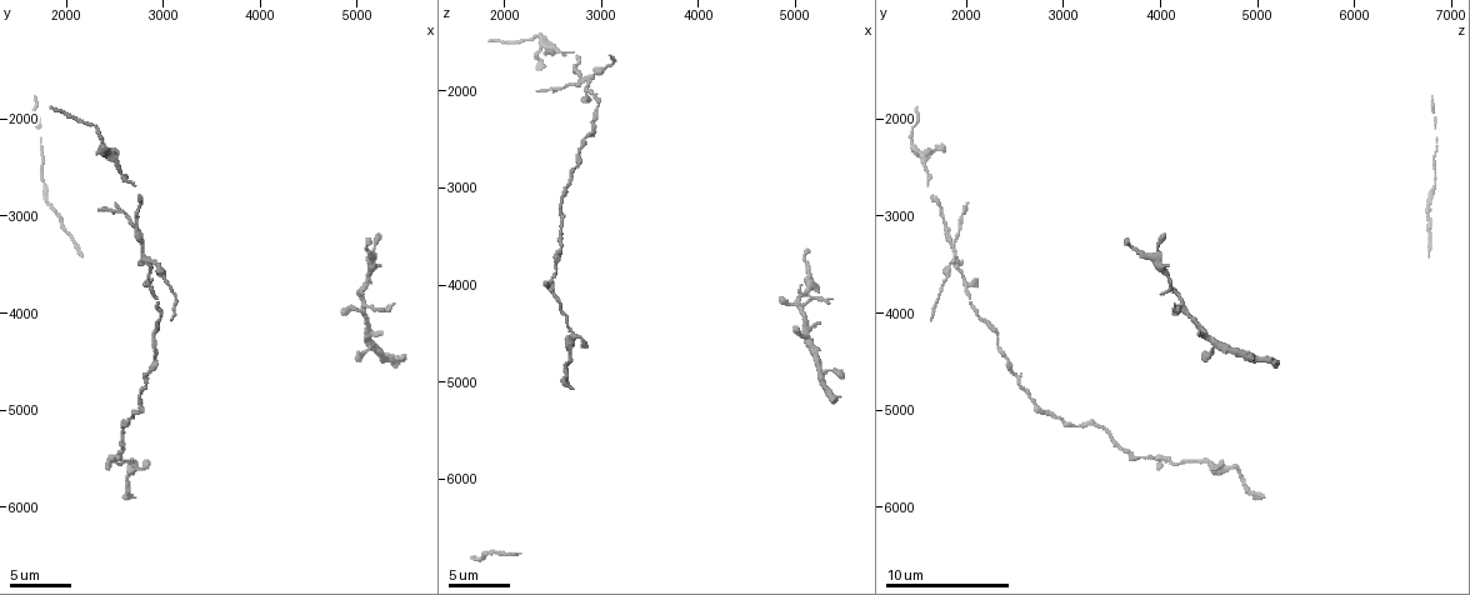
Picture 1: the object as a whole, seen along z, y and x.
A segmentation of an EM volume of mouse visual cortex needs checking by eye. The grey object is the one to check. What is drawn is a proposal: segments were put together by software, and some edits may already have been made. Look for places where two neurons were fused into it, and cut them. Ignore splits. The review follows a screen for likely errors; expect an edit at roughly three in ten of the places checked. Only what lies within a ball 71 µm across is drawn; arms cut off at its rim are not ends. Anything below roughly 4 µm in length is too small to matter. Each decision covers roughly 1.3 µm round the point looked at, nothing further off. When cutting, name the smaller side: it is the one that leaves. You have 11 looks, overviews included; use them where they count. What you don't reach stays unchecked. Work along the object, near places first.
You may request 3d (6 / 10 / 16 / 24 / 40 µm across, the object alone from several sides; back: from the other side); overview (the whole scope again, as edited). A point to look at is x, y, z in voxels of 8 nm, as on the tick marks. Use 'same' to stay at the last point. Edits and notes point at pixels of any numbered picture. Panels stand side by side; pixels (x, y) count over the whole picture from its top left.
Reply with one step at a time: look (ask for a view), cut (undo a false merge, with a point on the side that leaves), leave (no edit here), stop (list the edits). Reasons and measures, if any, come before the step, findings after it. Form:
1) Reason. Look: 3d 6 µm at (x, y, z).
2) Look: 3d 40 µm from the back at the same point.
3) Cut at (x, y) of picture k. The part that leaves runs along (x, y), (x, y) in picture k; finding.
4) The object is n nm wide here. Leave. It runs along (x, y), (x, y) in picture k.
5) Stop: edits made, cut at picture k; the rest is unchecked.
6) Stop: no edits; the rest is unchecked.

Calibre changes. Look: 3d 10 µm at (2360, 2240, 1460).

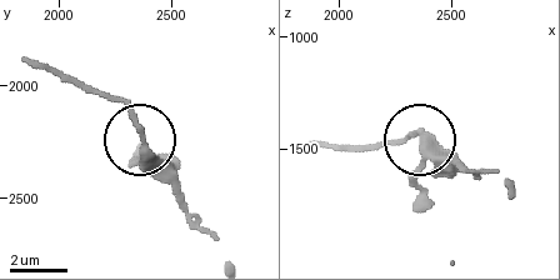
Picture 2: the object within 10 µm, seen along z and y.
Leave. One neuron here.

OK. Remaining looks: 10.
Three-way junction. Look: 3d 10 µm at (2900, 3500, 1840).

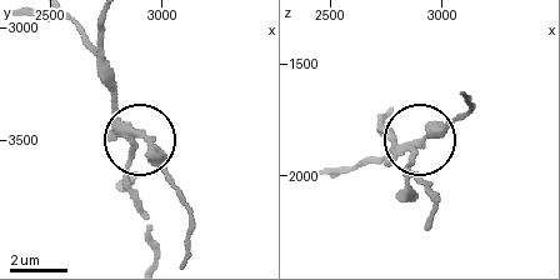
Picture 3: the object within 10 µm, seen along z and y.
The side arm is 6 µm long. Cut at (151, 144) of picture 3. The part that leaves runs along (120, 119), (186, 210), (186, 253) in picture 3; a second neuron is stuck on.

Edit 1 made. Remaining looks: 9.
Three-way junction. Look: 3d 6 µm at (2500, 5500, 4000).

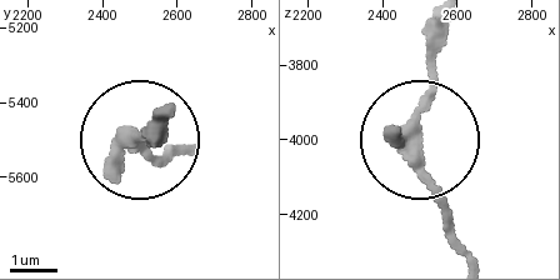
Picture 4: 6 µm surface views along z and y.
The object is 260 nm wide here. Leave. It runs along (416, 143), (456, 246) in picture 4; continuous, no second neuron.

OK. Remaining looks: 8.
Arms part here. Look: 3d 6 µm at (5160, 4300, 4580).

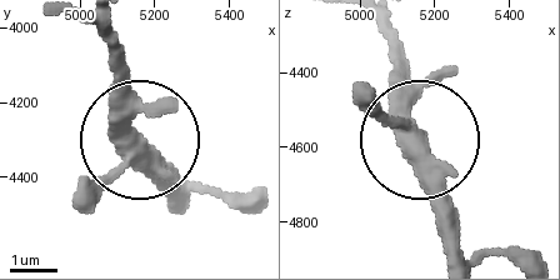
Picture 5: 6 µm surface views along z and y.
The object is 370 nm wide here. Leave. Continuous, no second neuron.

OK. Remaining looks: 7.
Sudden change in width. Look: 3d 16 µm at (5140, 3620, 4060).

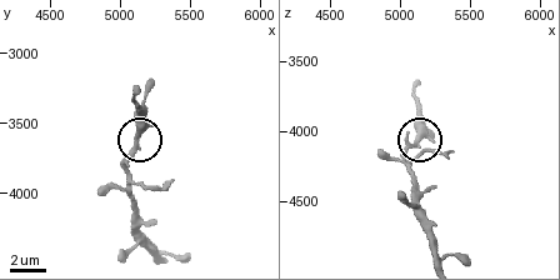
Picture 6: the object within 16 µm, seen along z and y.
Leave. All the same neuron.

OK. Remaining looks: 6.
Stop: edits made, cut at picture 3; the rest is unchecked.

